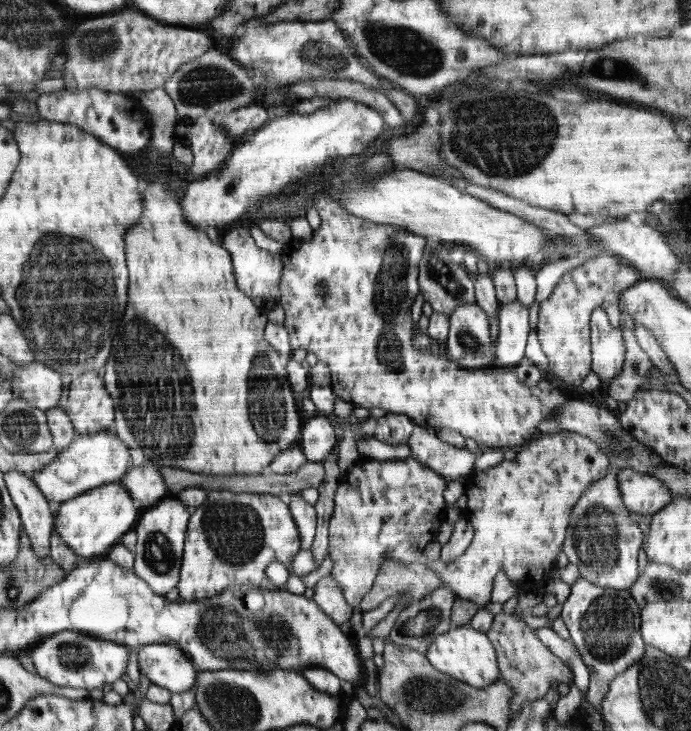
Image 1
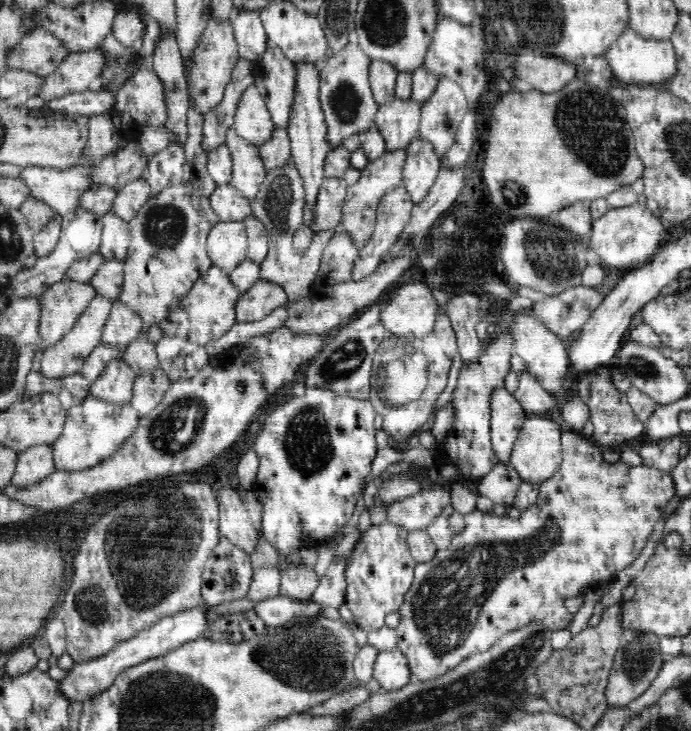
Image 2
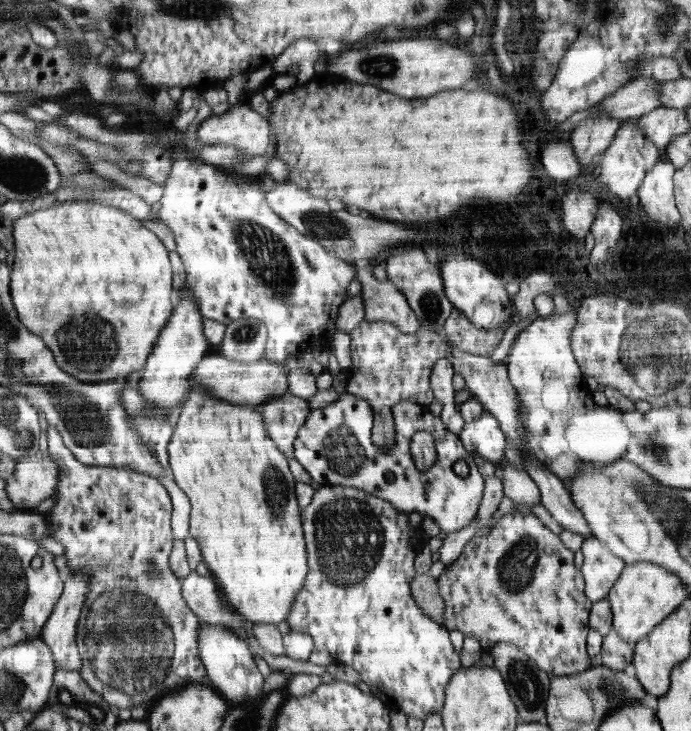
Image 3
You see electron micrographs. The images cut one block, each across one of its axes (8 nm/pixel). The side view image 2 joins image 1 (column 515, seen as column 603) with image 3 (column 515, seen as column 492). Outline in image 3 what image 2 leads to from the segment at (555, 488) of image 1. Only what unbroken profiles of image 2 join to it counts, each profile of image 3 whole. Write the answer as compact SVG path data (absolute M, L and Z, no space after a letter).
M515 511L506 513L494 523L488 535L478 534L474 536L462 552L460 557L456 558L454 563L445 566L444 573L438 578L438 584L442 582L442 594L446 602L446 613L444 613L445 626L451 630L460 630L466 637L474 637L480 642L482 650L490 650L497 642L514 643L519 646L533 661L539 666L540 670L546 673L552 673L555 677L564 677L567 675L576 675L580 672L590 669L591 656L587 649L587 636L589 631L589 614L592 602L585 596L585 581L580 571L576 570L574 564L575 554L568 550L561 542L558 535L553 534L546 525L538 519L536 515L522 515Z

